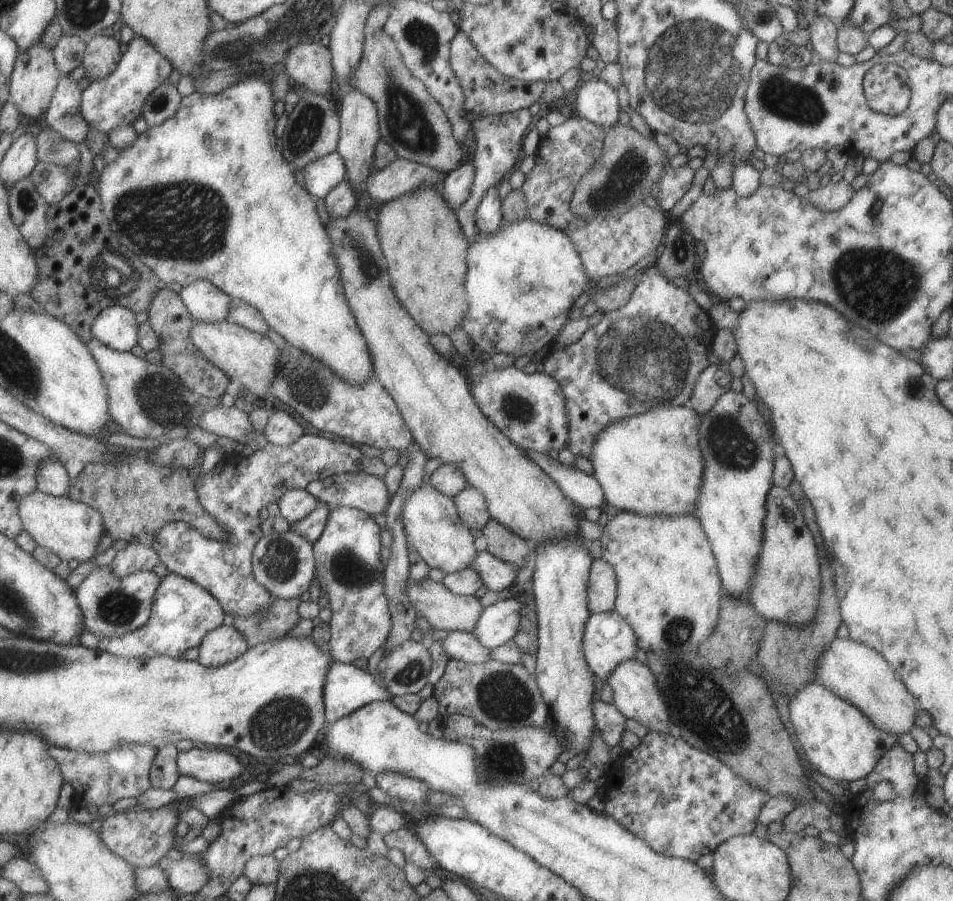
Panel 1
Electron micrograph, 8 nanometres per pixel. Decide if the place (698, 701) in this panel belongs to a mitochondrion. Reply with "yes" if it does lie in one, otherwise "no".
yes

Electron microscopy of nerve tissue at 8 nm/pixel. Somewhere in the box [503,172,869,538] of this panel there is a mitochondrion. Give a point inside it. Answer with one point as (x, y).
(641, 356)

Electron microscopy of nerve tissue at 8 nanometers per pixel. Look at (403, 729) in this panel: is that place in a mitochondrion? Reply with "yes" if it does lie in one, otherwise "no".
no

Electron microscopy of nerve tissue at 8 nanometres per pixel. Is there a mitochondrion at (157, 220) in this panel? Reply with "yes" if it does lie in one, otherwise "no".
yes

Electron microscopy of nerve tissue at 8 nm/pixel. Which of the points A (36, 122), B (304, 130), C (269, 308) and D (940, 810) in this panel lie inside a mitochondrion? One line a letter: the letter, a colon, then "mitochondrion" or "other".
A: other
B: mitochondrion
C: other
D: other

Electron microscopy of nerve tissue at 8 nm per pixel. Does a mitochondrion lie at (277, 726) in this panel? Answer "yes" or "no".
yes

